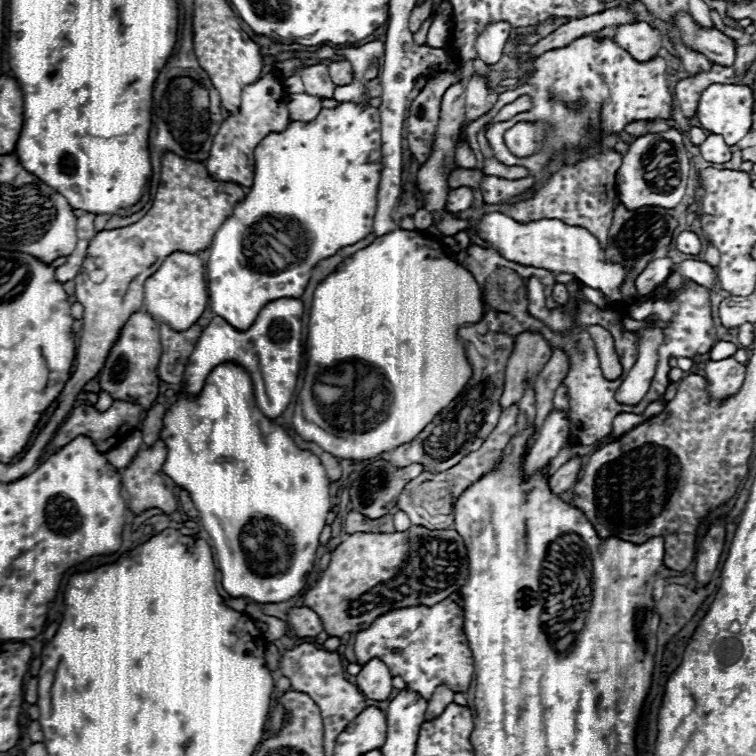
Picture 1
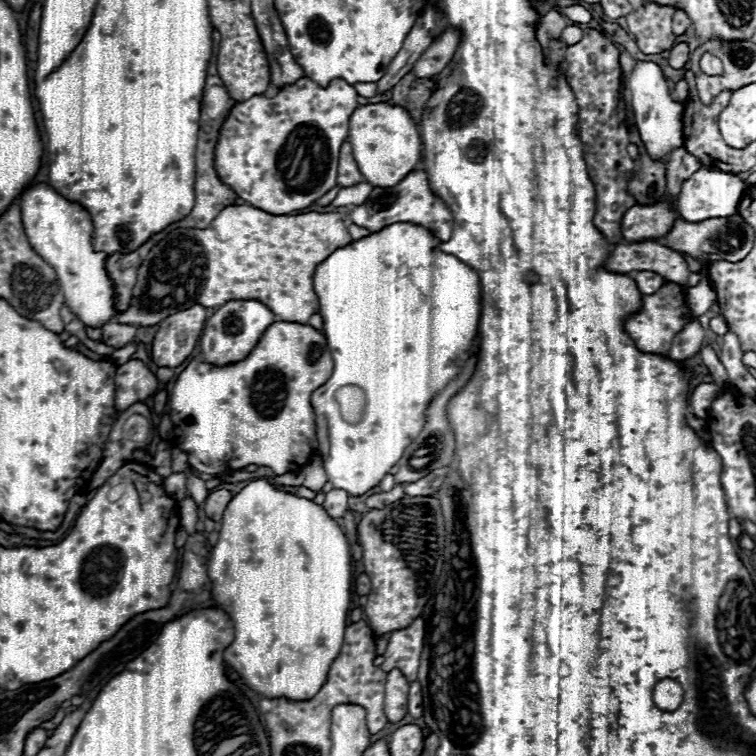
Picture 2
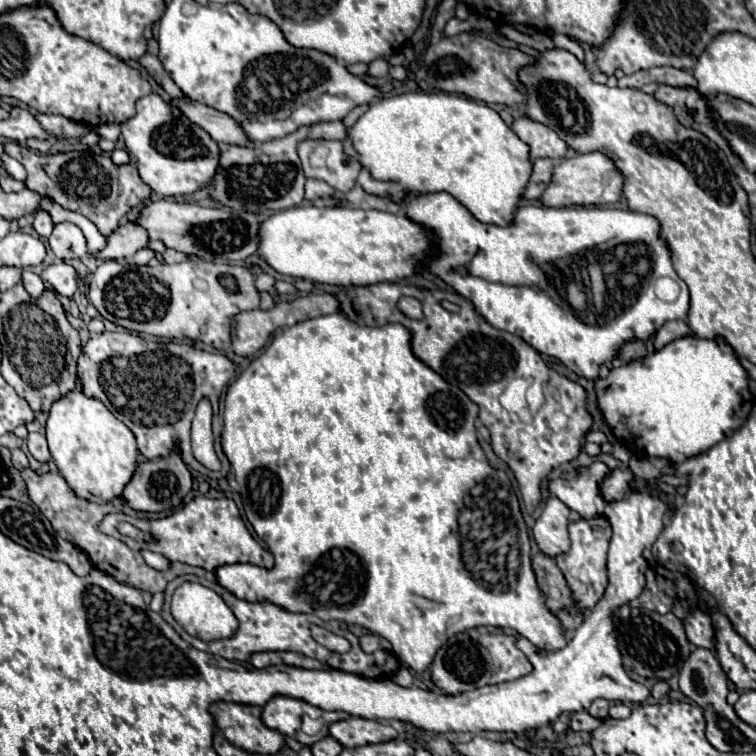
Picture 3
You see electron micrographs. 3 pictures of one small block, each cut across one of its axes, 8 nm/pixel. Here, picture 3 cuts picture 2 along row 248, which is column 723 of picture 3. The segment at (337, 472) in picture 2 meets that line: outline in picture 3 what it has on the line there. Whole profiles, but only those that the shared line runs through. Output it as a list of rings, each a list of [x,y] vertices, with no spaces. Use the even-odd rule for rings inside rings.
[[[698,336],[676,338],[640,360],[630,360],[620,368],[612,368],[610,376],[596,378],[594,390],[598,408],[604,414],[608,428],[620,442],[634,446],[636,450],[642,448],[642,454],[650,458],[662,458],[674,464],[682,464],[684,460],[706,452],[712,444],[732,436],[744,424],[744,390],[746,416],[754,404],[754,396],[748,388],[748,372],[740,364],[734,348],[722,336],[712,340]]]

